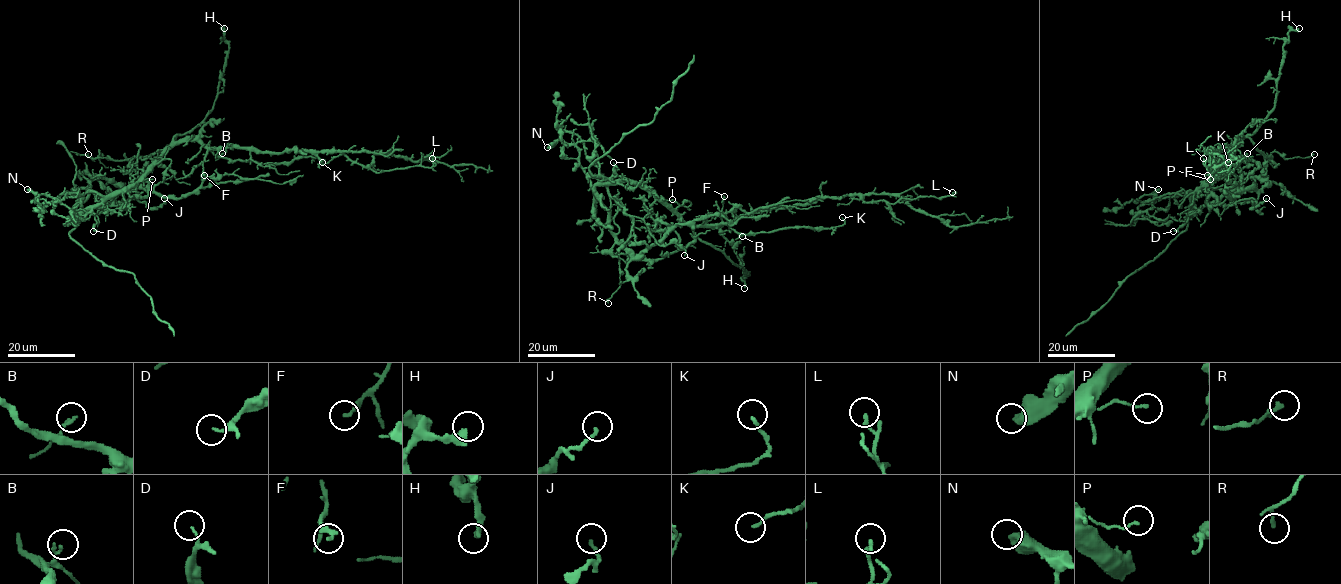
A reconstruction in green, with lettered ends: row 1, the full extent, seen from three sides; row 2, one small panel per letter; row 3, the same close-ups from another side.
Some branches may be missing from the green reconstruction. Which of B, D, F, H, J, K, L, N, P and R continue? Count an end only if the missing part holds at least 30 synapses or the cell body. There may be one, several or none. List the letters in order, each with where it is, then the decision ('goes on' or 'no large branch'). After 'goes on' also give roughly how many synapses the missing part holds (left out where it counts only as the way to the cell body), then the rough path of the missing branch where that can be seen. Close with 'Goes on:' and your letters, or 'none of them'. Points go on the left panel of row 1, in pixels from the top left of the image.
B: at (222, 153); no large branch
D: at (93, 231); no large branch
F: at (204, 175); no large branch
H: at (224, 28); no large branch
J: at (164, 198); no large branch
K: at (322, 162); no large branch
L: at (432, 158); no large branch
N: at (27, 189); no large branch
P: at (152, 179); no large branch
R: at (88, 154); no large branch
Goes on: none of them

